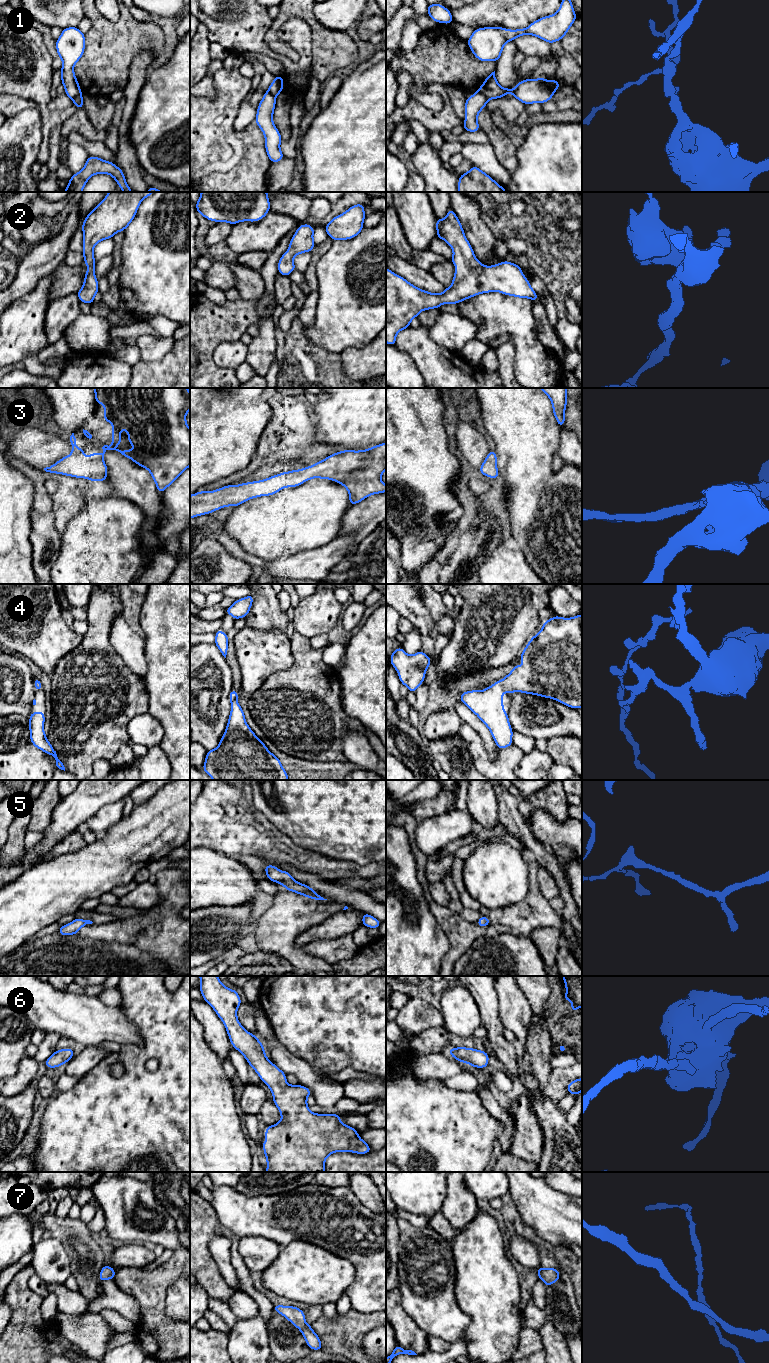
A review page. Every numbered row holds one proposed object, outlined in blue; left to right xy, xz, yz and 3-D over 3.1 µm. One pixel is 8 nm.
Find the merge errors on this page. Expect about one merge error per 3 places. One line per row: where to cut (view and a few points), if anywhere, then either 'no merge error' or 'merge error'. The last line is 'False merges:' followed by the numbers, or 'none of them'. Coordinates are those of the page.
1: yz (478, 90), (488, 99) | merge error
2: no cut | no merge error
3: no cut | no merge error
4: no cut | no merge error
5: no cut | no merge error
6: no cut | no merge error
7: no cut | no merge error
False merges: 1

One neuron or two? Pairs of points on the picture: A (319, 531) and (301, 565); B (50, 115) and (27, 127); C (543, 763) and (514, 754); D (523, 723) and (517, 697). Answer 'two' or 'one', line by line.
A: two
B: two
C: two
D: one

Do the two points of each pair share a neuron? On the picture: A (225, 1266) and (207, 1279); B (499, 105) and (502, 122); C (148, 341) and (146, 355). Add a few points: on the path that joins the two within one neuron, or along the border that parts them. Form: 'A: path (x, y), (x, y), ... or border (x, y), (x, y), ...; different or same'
A: border (209, 1248), (220, 1274), (233, 1288); different
B: border (490, 112), (499, 111), (508, 120), (514, 121); different
C: path (148, 344), (148, 352); same

